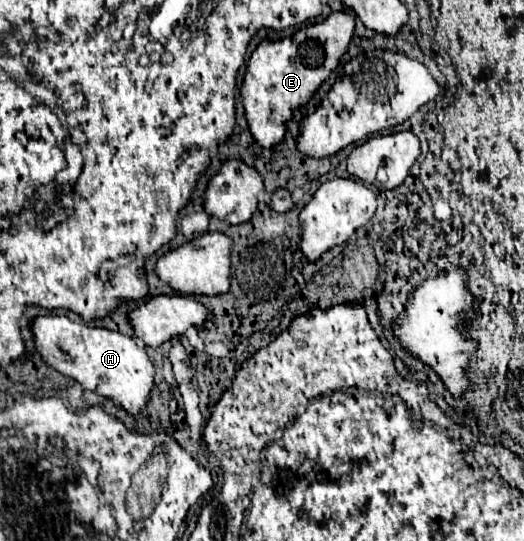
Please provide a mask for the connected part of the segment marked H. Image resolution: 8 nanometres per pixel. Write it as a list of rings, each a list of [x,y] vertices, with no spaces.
[[[37,316],[31,320],[35,350],[41,360],[67,378],[77,380],[85,390],[99,392],[137,416],[149,402],[155,368],[147,352],[131,338],[115,330],[97,328],[87,322],[73,322],[67,316]]]

